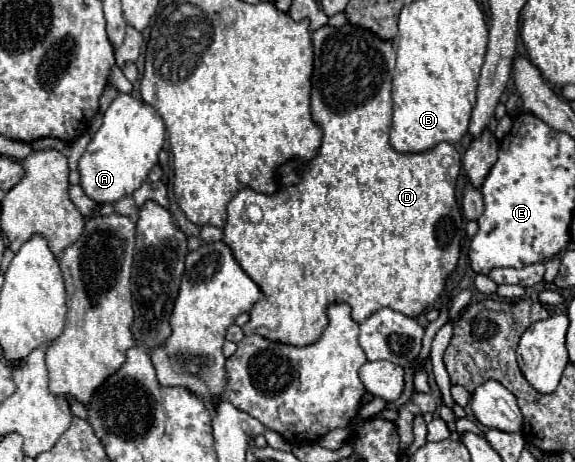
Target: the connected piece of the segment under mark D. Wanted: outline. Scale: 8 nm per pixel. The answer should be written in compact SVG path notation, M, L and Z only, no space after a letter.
M345 23L343 27L331 27L323 25L317 31L311 33L313 39L313 49L315 49L315 69L313 69L313 89L311 89L311 113L313 121L321 125L323 129L323 139L317 155L311 161L287 161L277 167L279 175L279 189L273 195L263 195L257 193L249 187L241 189L231 203L227 205L227 225L225 225L225 237L223 241L231 247L237 263L245 269L245 273L261 287L265 297L253 305L249 311L251 319L243 327L243 333L259 333L269 339L277 339L281 343L289 345L311 345L319 339L321 331L327 327L327 307L337 301L345 301L353 309L353 319L357 323L363 323L369 315L383 307L391 307L407 317L417 317L423 313L435 299L441 295L445 287L447 275L457 267L459 259L459 237L461 237L461 227L463 219L457 207L457 197L455 197L455 183L461 171L461 155L451 143L439 143L429 151L423 153L399 153L389 145L389 127L391 127L391 77L395 71L395 49L393 43L387 39L381 39L373 31Z

